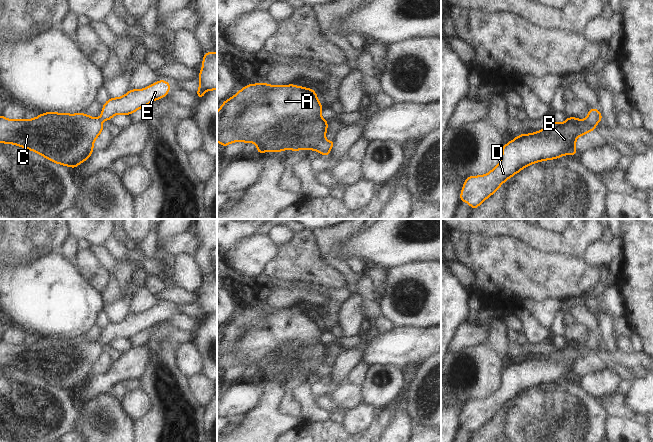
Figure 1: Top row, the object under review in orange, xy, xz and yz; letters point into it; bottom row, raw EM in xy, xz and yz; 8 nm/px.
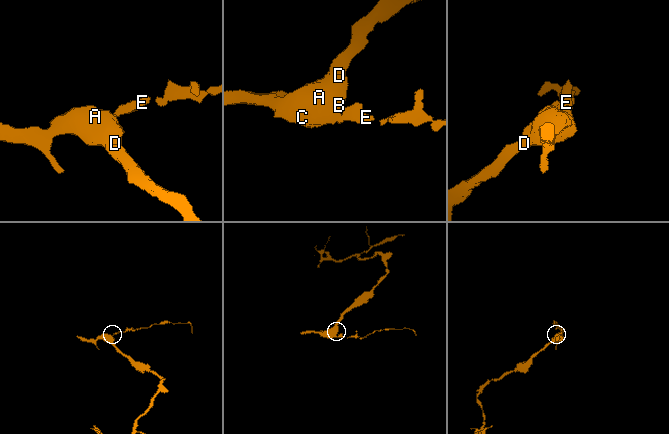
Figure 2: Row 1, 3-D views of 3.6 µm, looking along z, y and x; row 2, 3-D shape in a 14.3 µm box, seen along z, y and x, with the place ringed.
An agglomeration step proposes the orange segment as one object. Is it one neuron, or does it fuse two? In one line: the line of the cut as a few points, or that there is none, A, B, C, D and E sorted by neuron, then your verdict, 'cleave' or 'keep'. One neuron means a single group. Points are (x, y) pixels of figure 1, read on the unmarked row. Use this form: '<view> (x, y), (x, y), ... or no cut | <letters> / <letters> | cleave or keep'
no cut | A B C D E | keep

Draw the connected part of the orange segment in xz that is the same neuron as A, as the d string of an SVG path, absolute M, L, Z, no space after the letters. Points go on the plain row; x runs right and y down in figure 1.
M266 307L243 311L236 319L224 325L217 335L217 365L226 369L243 365L257 368L257 377L291 373L311 373L328 380L334 363L327 366L328 345L321 341L323 331L313 313L292 308L271 310Z

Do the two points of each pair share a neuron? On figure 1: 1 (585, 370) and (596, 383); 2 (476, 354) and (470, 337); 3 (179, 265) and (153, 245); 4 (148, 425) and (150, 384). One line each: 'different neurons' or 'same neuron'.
1: different neurons
2: different neurons
3: different neurons
4: same neuron

